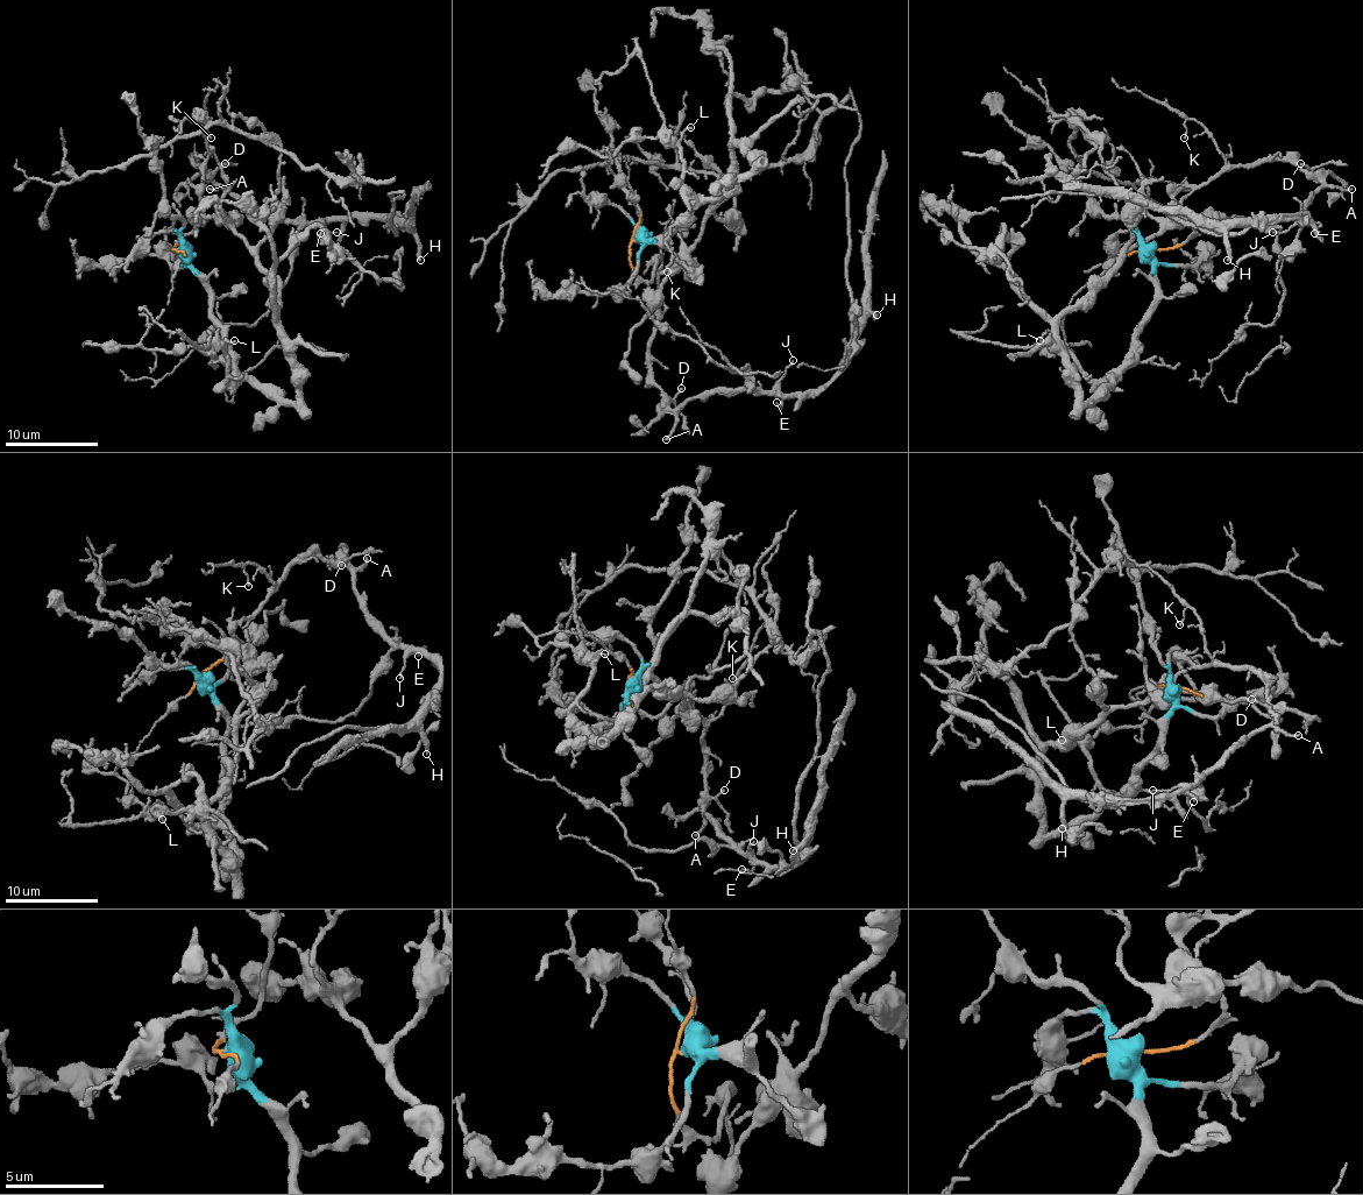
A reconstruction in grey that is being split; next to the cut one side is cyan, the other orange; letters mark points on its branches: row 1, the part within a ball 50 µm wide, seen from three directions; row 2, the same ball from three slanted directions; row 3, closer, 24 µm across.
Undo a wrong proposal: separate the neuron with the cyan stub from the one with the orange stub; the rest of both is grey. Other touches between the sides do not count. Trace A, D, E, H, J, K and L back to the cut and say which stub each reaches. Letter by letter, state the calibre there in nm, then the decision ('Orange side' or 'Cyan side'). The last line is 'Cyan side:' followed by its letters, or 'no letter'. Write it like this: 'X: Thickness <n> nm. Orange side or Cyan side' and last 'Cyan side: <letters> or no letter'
A: Thickness 180 nm. Orange side
D: Thickness 140 nm. Orange side
E: Thickness 120 nm. Orange side
H: Thickness 280 nm. Orange side
J: Thickness 90 nm. Orange side
K: Thickness 120 nm. Orange side
L: Thickness 140 nm. Cyan side
Cyan side: L

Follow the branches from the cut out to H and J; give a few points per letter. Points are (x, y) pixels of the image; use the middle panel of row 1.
H: (634, 241), (630, 267), (658, 274), (648, 379), (672, 409), (818, 390), (877, 316)
J: (634, 241), (630, 267), (651, 281), (655, 262), (658, 274), (648, 379), (672, 409), (769, 390), (793, 360)

